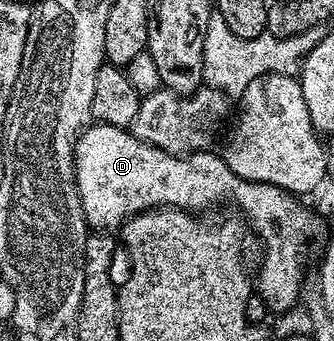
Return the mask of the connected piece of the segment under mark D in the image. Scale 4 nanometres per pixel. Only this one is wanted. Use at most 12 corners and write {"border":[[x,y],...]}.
{"border":[[90,124],[75,168],[85,224],[205,211],[233,197],[265,244],[256,292],[301,293],[317,221],[293,193]]}

